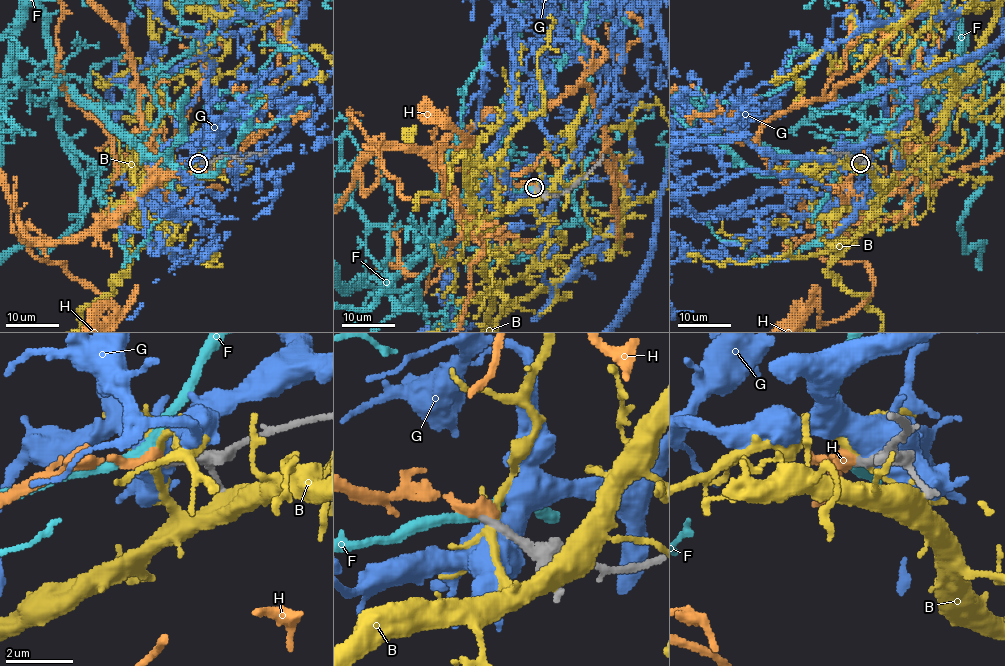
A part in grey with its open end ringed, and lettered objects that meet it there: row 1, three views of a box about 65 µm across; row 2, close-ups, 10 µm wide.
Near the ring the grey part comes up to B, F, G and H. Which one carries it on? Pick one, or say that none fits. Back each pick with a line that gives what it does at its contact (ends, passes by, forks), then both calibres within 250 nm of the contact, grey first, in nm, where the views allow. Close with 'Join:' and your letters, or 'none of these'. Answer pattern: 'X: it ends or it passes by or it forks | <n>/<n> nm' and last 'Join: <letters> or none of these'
H: it ends | 280/420 nm
Join: H

